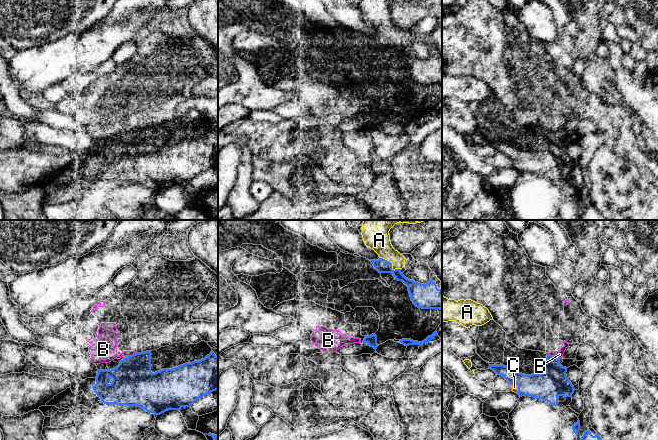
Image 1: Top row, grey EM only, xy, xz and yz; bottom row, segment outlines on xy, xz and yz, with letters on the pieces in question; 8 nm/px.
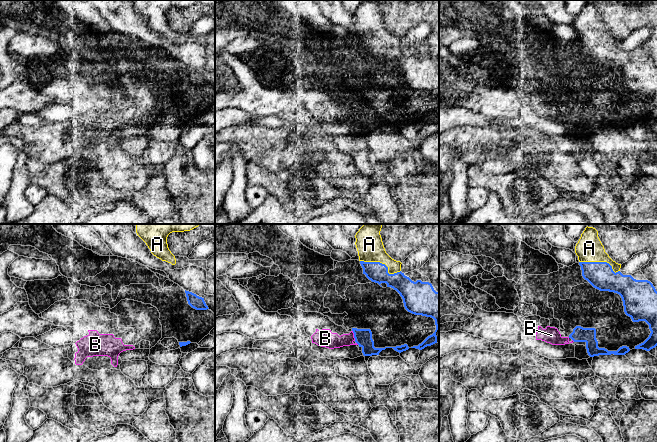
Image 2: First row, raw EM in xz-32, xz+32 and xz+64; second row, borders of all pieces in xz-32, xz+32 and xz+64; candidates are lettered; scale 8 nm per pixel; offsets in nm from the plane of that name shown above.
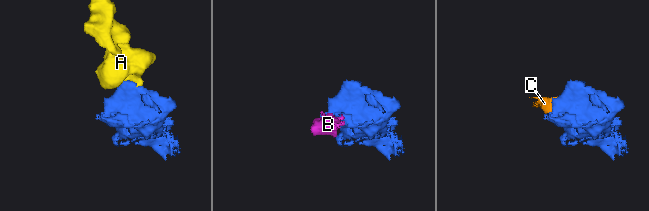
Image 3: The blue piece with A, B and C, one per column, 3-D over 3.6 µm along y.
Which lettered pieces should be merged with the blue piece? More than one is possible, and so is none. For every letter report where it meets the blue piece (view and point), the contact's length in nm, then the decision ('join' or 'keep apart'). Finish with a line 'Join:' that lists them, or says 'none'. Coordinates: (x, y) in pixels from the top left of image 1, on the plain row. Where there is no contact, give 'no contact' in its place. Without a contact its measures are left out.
A: xz (391, 41) | 200 nm | join
B: yz (555, 132) | 90 nm | keep apart
C: yz (518, 162) | 80 nm | join
Join: A, C

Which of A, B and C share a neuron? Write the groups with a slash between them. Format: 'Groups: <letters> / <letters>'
Groups: A C / B

